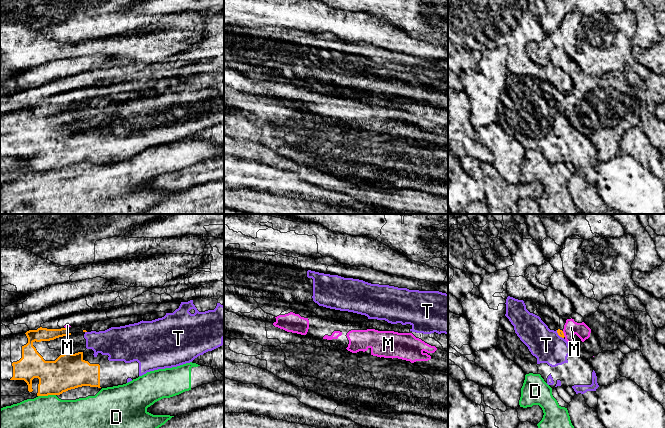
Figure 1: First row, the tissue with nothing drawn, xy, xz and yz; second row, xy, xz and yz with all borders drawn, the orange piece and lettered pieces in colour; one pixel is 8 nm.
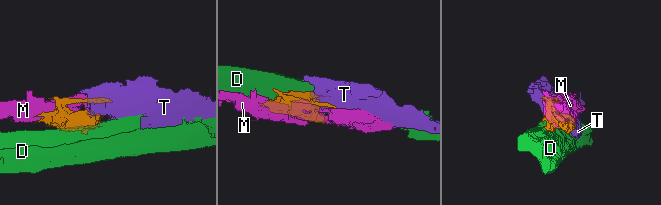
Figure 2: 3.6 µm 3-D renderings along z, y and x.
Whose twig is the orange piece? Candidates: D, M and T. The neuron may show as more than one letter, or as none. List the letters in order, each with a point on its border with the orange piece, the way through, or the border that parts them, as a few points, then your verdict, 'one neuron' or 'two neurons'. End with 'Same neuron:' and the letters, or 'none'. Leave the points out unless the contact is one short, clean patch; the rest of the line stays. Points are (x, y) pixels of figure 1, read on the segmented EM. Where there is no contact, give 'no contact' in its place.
D: meets orange in xy at (46, 395); border along xy (55, 394), (38, 396); two neurons
M: meets orange in yz at (563, 334); two neurons
T: meets orange in yz at (559, 335); one neuron
Same neuron: T

